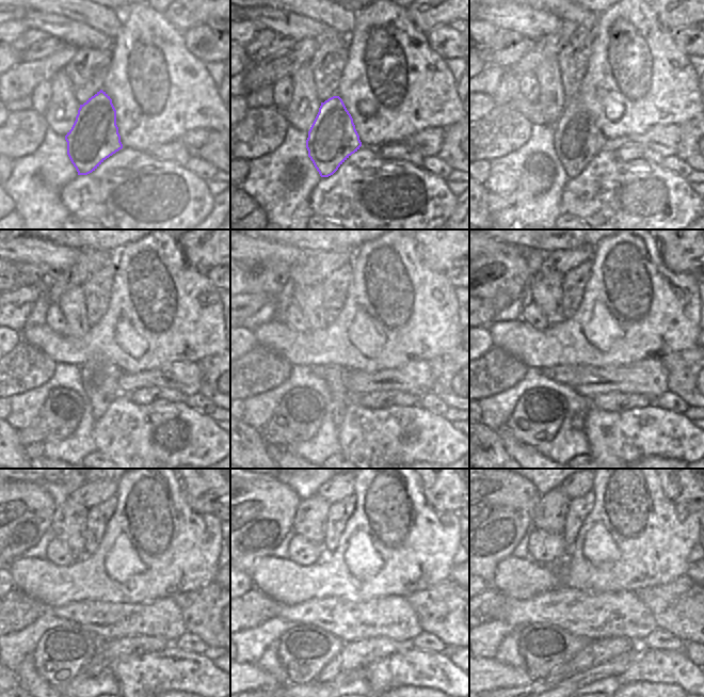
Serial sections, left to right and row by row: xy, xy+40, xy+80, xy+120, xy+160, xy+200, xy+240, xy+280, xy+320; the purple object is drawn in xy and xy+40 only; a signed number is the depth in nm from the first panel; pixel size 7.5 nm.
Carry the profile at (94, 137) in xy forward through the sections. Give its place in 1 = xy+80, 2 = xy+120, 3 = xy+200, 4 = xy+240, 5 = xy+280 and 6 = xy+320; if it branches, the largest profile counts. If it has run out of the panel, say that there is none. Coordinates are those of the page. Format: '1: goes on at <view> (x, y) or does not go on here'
1: goes on at xy+80 (576, 139)
2: goes on at xy+120 (99, 378)
3: goes on at xy+200 (579, 417)
4: goes on at xy+240 (97, 664)
5: goes on at xy+280 (333, 667)
6: goes on at xy+320 (562, 671)

